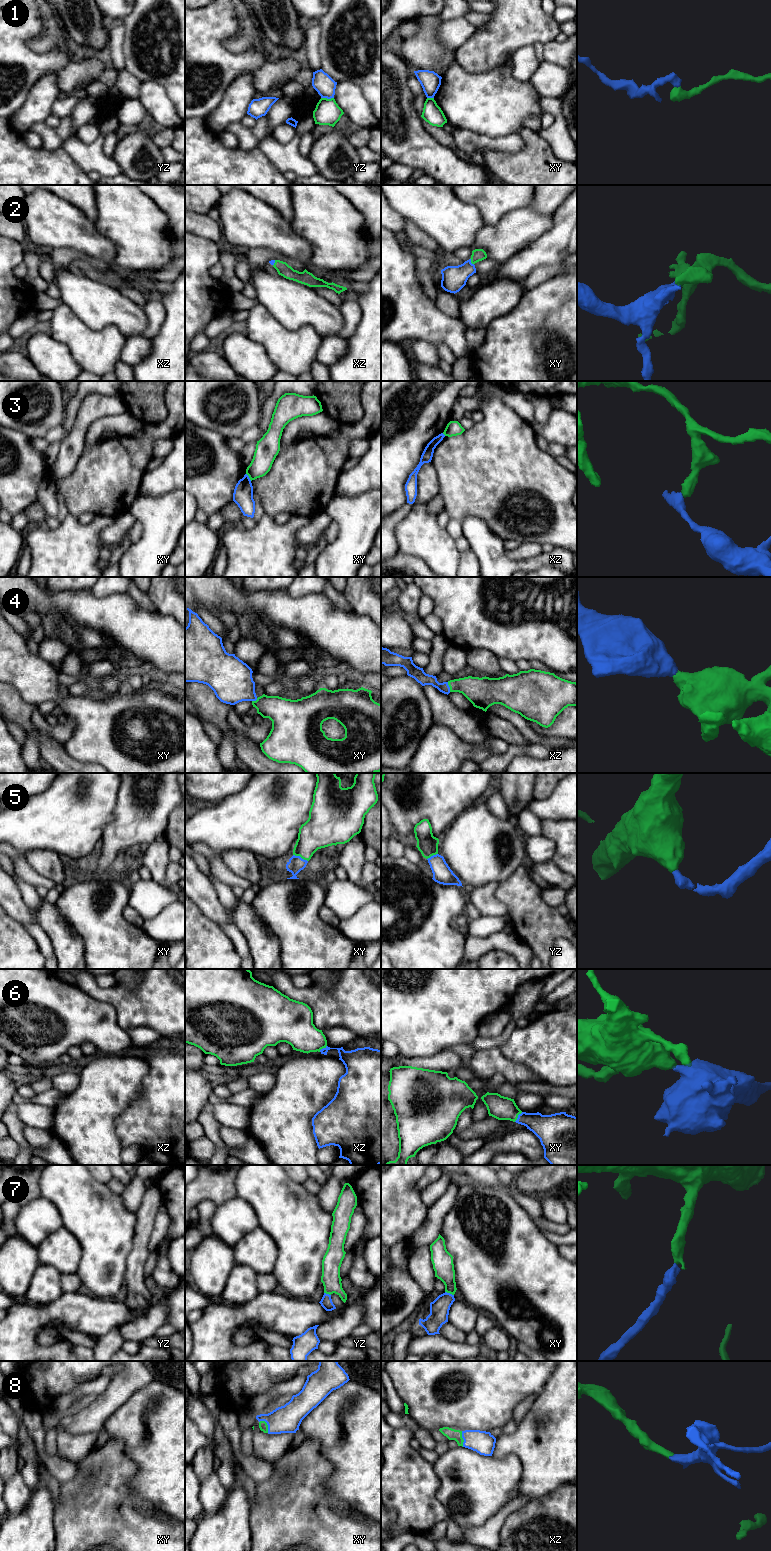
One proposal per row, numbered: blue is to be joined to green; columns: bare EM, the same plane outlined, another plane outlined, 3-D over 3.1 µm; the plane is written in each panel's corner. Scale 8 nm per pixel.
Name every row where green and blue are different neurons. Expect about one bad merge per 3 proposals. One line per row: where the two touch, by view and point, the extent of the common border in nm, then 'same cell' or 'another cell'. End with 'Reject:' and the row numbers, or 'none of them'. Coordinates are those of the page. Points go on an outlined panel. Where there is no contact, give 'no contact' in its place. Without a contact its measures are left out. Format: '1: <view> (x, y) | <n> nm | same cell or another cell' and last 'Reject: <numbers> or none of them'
1: yz (326, 98) | 100 nm | another cell
2: xy (471, 261) | 60 nm | same cell
3: xy (249, 477) | 80 nm | another cell
4: xz (449, 686) | 80 nm | same cell
5: xy (300, 856) | 130 nm | same cell
6: xy (517, 1116) | 100 nm | same cell
7: xy (449, 1292) | 80 nm | same cell
8: xy (267, 1425) | 120 nm | same cell
Reject: 1, 3

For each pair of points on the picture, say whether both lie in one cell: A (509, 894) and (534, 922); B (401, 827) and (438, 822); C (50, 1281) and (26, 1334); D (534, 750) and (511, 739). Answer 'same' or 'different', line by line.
A: same
B: same
C: different
D: different

